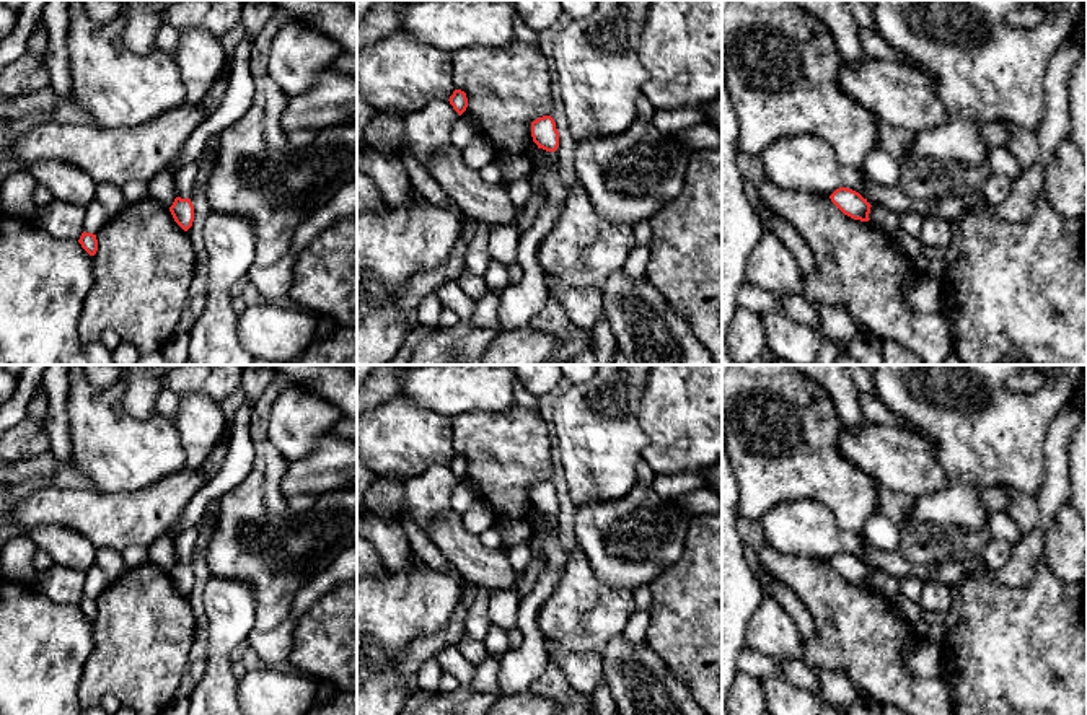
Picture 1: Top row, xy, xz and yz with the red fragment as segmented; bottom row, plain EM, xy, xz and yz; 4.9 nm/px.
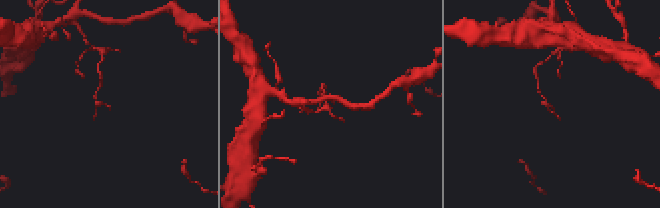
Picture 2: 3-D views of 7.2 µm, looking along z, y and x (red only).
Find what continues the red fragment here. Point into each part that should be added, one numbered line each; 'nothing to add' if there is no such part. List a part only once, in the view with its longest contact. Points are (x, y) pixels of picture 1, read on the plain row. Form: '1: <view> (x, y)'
nothing to add

